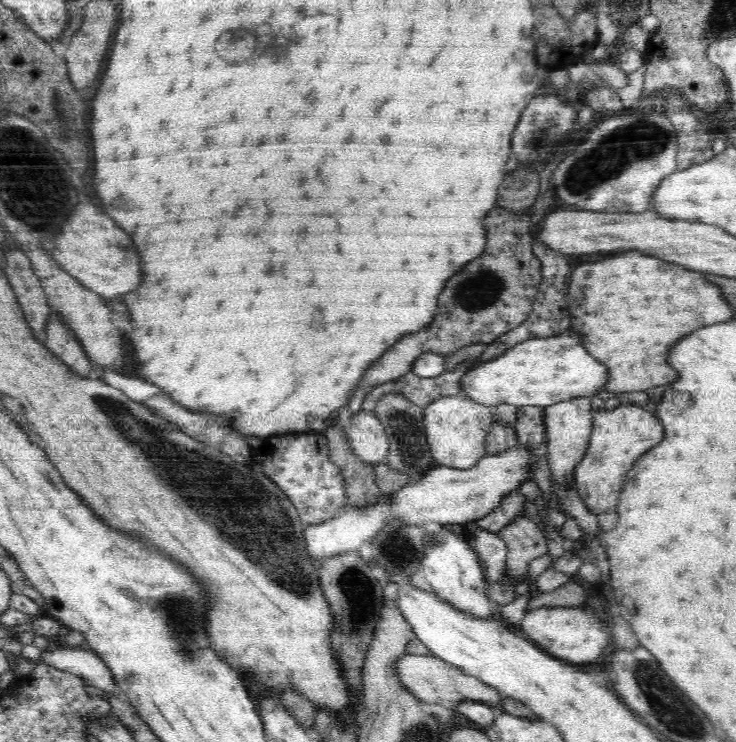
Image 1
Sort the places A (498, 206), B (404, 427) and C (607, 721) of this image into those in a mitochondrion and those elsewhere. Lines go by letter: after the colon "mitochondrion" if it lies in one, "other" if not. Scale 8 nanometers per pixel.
A: other
B: mitochondrion
C: other

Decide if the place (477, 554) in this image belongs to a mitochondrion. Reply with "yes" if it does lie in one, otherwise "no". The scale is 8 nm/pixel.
no

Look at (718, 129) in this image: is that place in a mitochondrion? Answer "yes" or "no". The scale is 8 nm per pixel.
no

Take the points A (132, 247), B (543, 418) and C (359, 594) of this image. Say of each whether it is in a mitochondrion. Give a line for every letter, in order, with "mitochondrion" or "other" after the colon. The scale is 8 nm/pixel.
A: other
B: other
C: mitochondrion

